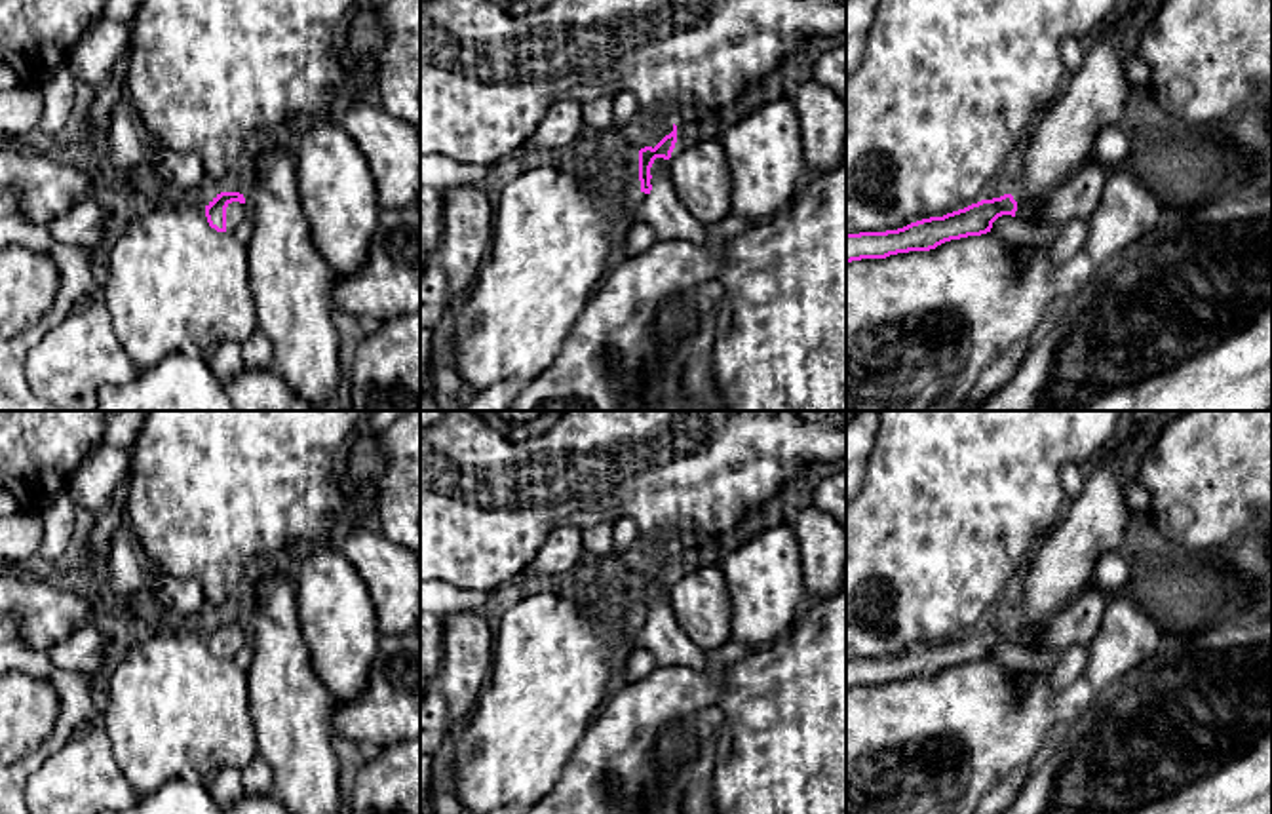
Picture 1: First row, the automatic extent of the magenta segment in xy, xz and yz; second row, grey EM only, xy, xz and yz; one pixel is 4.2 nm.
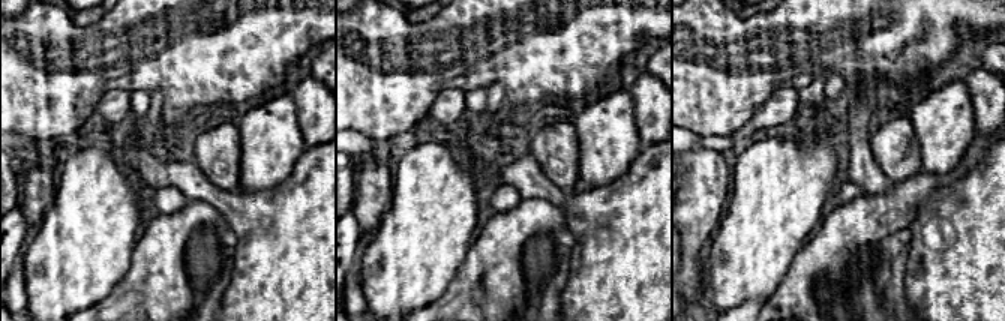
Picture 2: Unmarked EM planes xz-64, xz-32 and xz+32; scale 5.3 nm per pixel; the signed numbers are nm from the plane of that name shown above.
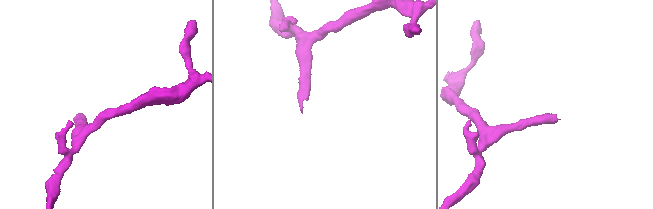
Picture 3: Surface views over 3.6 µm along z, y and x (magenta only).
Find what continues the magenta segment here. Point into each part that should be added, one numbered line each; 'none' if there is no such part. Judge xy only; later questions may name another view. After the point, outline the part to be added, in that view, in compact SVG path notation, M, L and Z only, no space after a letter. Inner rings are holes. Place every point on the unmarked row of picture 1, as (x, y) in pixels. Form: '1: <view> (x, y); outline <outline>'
1: xy (236, 639); outline M232 628L226 633L226 658L234 658L247 645L247 631Z

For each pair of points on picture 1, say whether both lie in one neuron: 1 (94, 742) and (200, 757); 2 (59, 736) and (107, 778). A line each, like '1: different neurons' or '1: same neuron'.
1: different neurons
2: different neurons

